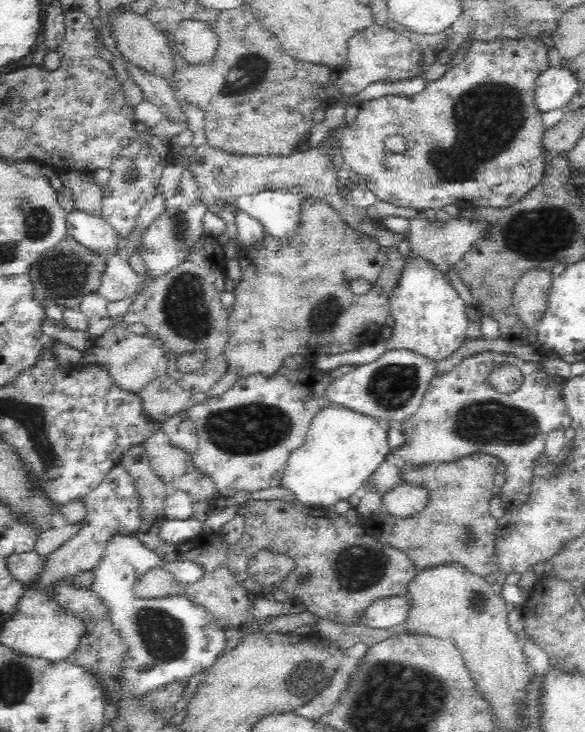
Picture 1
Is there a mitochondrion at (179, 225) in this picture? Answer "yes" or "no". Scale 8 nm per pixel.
yes

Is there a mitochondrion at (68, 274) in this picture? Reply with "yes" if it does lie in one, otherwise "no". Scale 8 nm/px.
yes

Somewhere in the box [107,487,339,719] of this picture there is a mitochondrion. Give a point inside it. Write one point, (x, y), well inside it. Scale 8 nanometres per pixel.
(165, 638)

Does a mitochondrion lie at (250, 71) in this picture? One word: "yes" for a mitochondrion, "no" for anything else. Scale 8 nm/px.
yes

